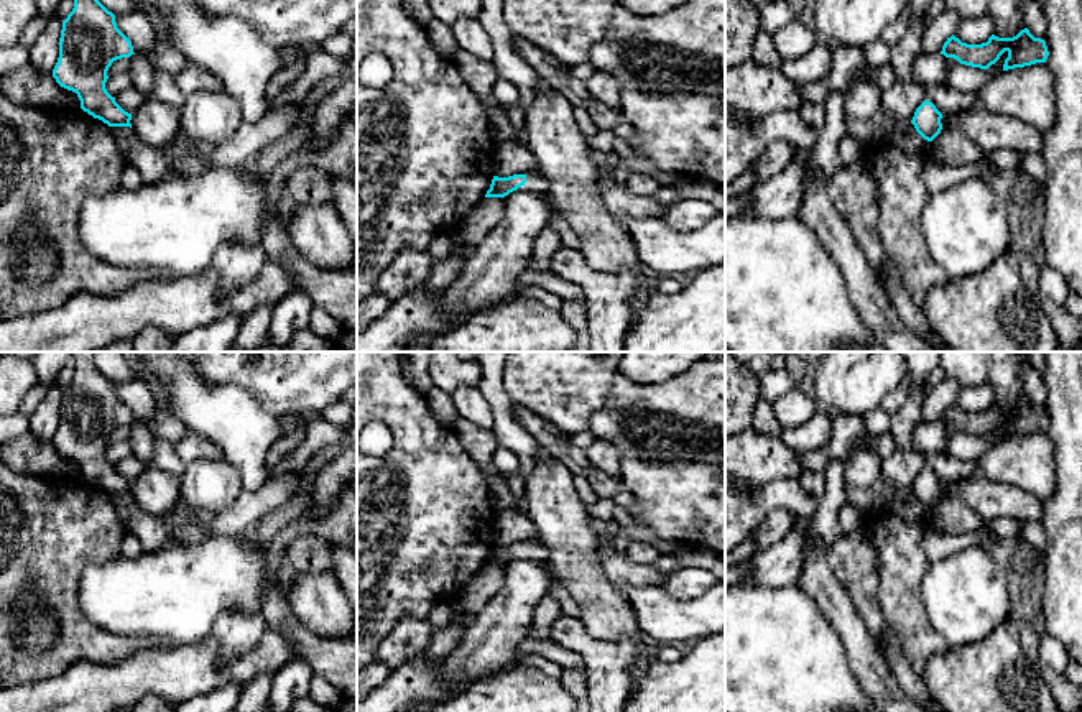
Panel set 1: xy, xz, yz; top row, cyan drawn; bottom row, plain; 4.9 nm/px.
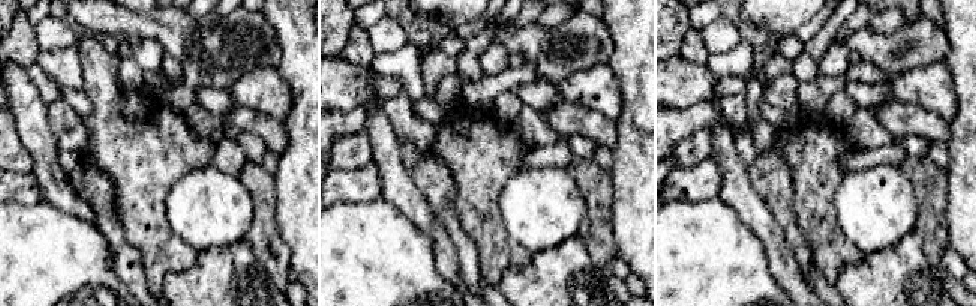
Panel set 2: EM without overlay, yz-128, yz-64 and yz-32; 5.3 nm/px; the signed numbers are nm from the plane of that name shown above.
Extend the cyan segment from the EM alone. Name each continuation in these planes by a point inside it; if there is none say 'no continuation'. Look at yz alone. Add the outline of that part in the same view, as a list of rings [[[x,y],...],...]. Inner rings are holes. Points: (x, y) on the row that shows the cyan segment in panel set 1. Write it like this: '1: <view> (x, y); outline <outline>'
no continuation

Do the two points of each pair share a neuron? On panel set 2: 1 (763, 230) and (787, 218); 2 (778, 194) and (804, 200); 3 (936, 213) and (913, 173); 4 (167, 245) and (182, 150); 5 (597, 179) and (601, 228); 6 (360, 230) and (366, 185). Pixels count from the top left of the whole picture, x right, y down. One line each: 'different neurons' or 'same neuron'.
1: different neurons
2: different neurons
3: same neuron
4: same neuron
5: same neuron
6: different neurons

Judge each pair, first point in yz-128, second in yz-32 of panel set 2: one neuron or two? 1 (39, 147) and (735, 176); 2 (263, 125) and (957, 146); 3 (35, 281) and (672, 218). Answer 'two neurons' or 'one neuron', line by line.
1: one neuron
2: two neurons
3: one neuron

